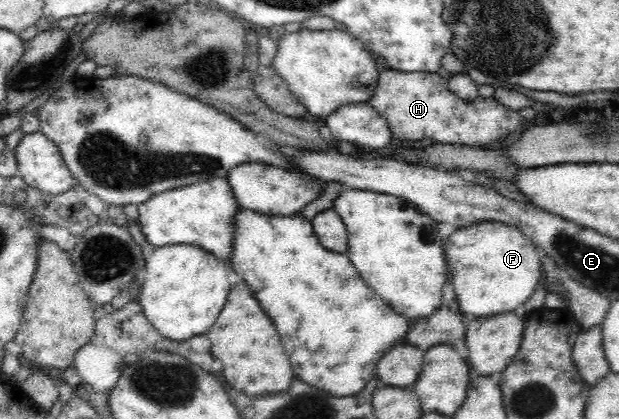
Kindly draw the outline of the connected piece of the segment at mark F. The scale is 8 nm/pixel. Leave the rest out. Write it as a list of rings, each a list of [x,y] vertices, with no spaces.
[[[501,222],[475,223],[455,229],[444,240],[444,258],[463,314],[485,318],[520,312],[541,282],[544,255],[519,229]]]

